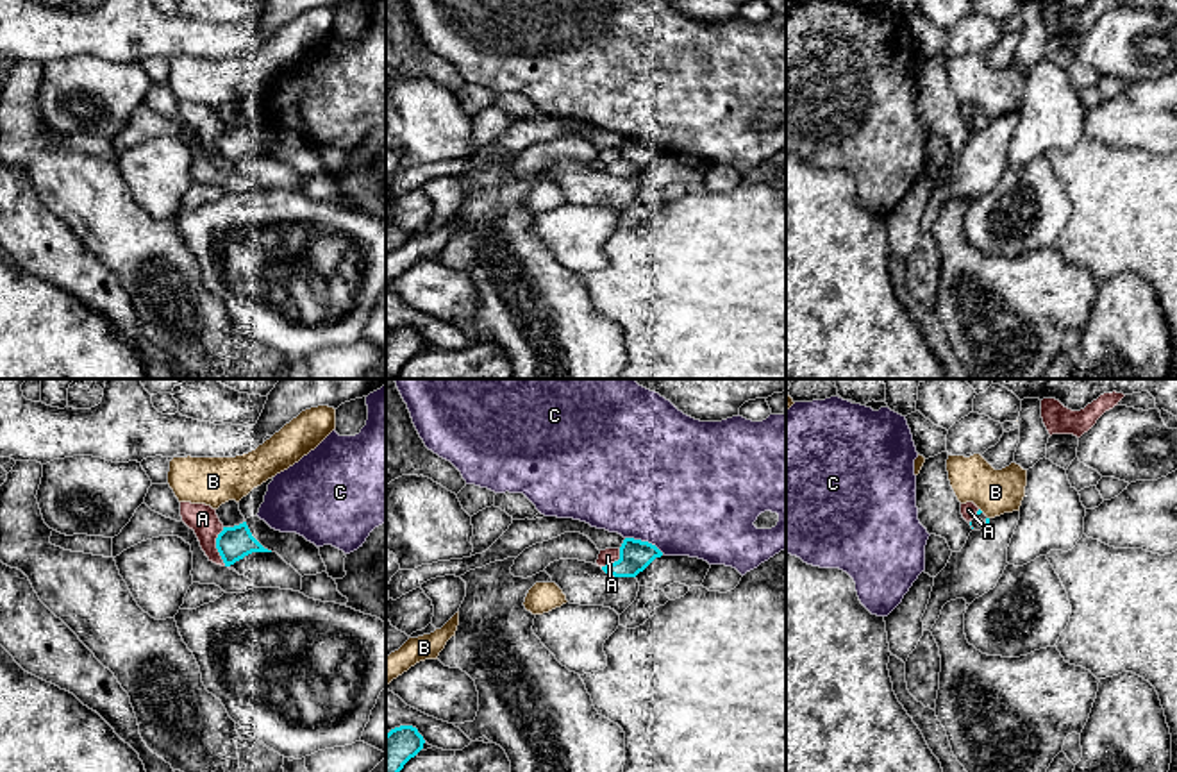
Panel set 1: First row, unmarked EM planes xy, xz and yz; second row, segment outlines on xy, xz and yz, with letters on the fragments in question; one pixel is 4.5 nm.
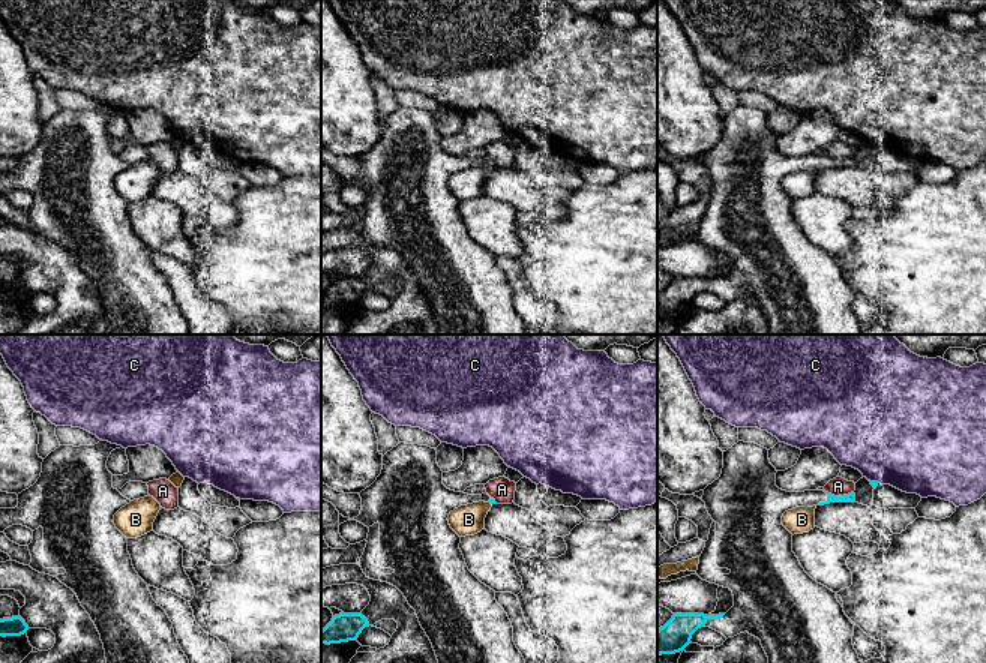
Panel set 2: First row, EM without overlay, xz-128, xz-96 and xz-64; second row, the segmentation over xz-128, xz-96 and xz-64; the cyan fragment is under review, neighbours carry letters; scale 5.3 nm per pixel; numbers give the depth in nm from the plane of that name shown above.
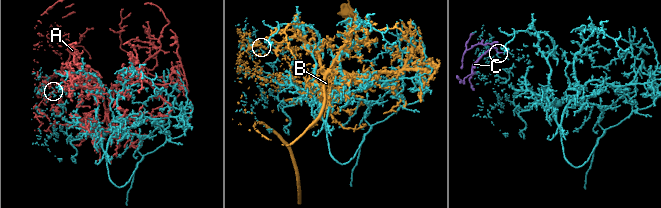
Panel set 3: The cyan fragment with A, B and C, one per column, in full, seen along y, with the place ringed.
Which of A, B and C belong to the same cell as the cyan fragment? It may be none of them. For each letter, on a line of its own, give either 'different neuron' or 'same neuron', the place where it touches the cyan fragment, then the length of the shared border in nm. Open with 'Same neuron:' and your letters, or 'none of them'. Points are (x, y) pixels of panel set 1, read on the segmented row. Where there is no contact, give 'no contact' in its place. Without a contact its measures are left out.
Same neuron: none of them
A: different neuron | xy (217, 547) | 180 nm
B: different neuron | no contact
C: different neuron | xz (645, 542) | 190 nm

